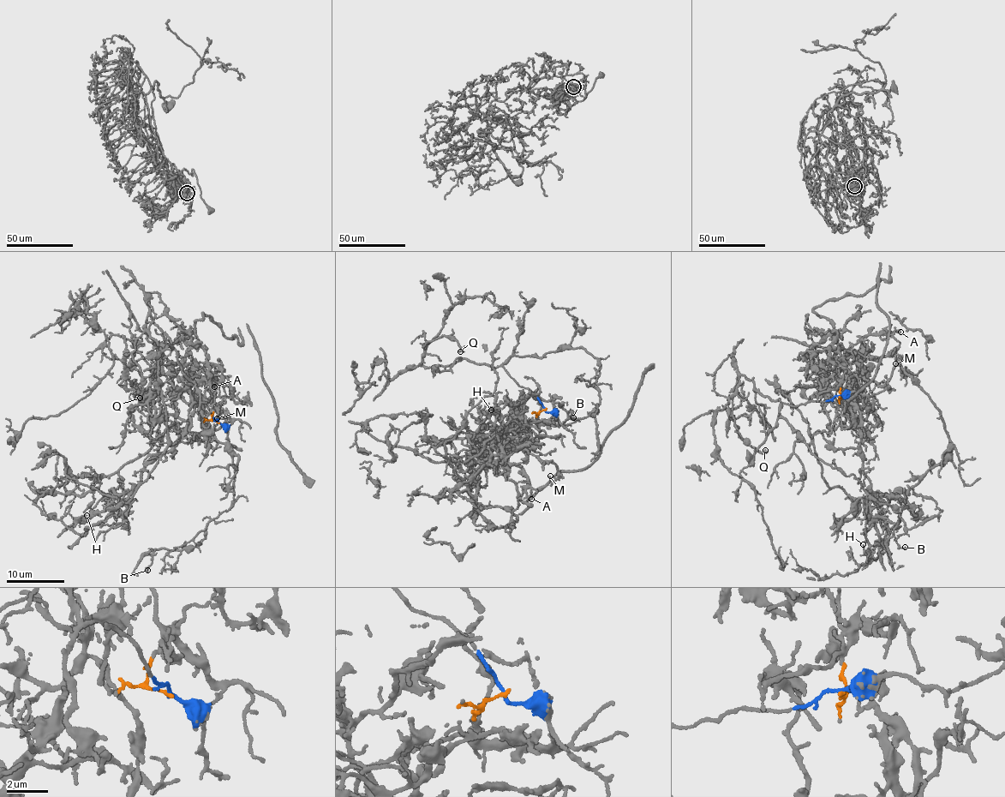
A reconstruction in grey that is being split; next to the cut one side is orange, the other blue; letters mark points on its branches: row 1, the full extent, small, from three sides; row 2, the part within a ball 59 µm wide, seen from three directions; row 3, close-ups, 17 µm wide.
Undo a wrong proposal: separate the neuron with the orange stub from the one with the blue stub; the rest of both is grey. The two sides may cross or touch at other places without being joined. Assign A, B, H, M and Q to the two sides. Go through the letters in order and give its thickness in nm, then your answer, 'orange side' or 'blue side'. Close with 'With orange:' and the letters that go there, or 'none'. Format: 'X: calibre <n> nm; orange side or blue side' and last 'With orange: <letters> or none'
A: calibre 110 nm; orange side
B: calibre 120 nm; blue side
H: calibre 130 nm; orange side
M: calibre 150 nm; orange side
Q: calibre 220 nm; blue side
With orange: A, H, M

